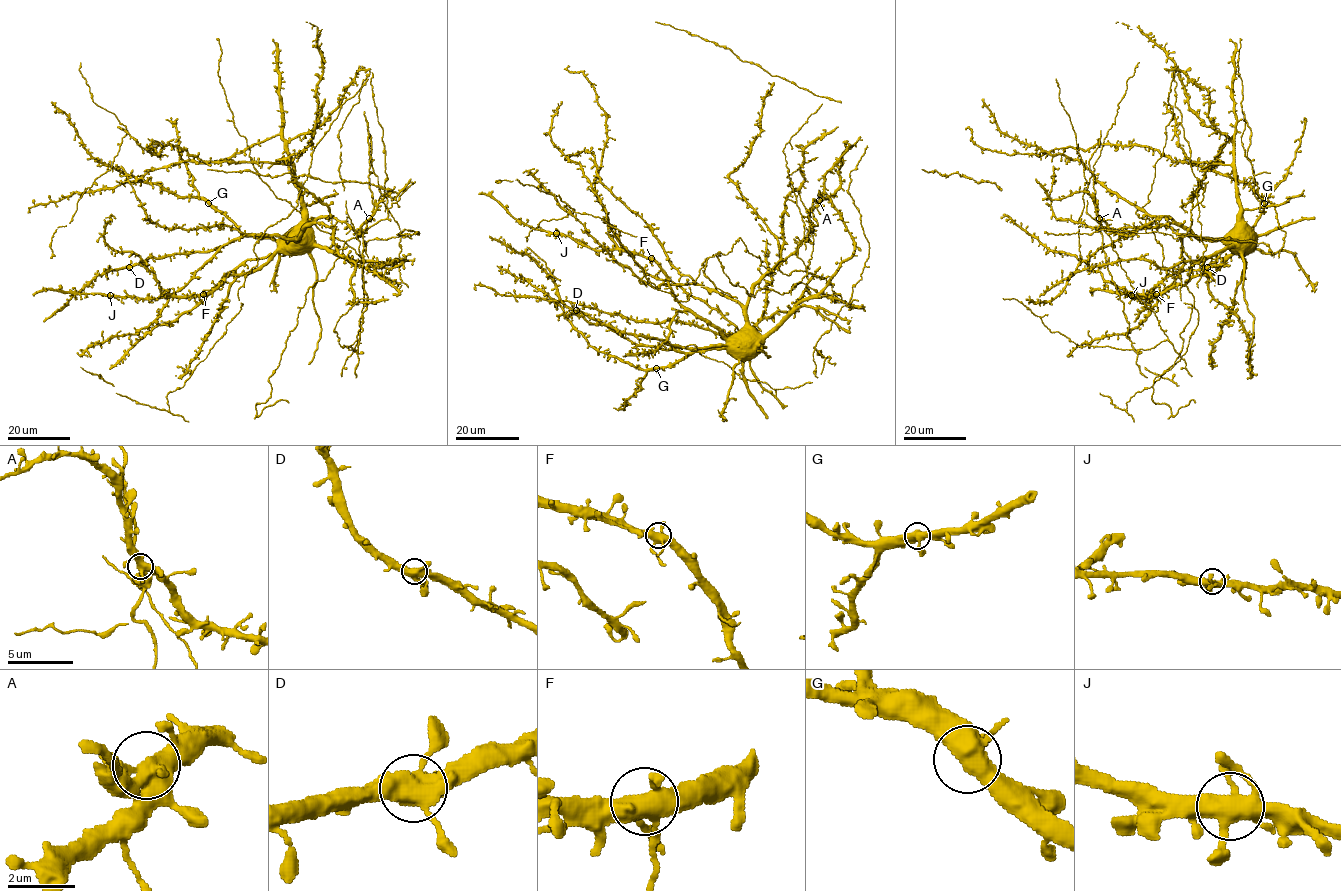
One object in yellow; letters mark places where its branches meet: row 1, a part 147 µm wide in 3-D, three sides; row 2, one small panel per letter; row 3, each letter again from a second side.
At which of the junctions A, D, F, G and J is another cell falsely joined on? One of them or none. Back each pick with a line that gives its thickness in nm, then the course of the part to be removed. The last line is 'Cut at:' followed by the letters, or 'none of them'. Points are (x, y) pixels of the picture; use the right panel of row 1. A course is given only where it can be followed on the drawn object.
Cut at: none of them

